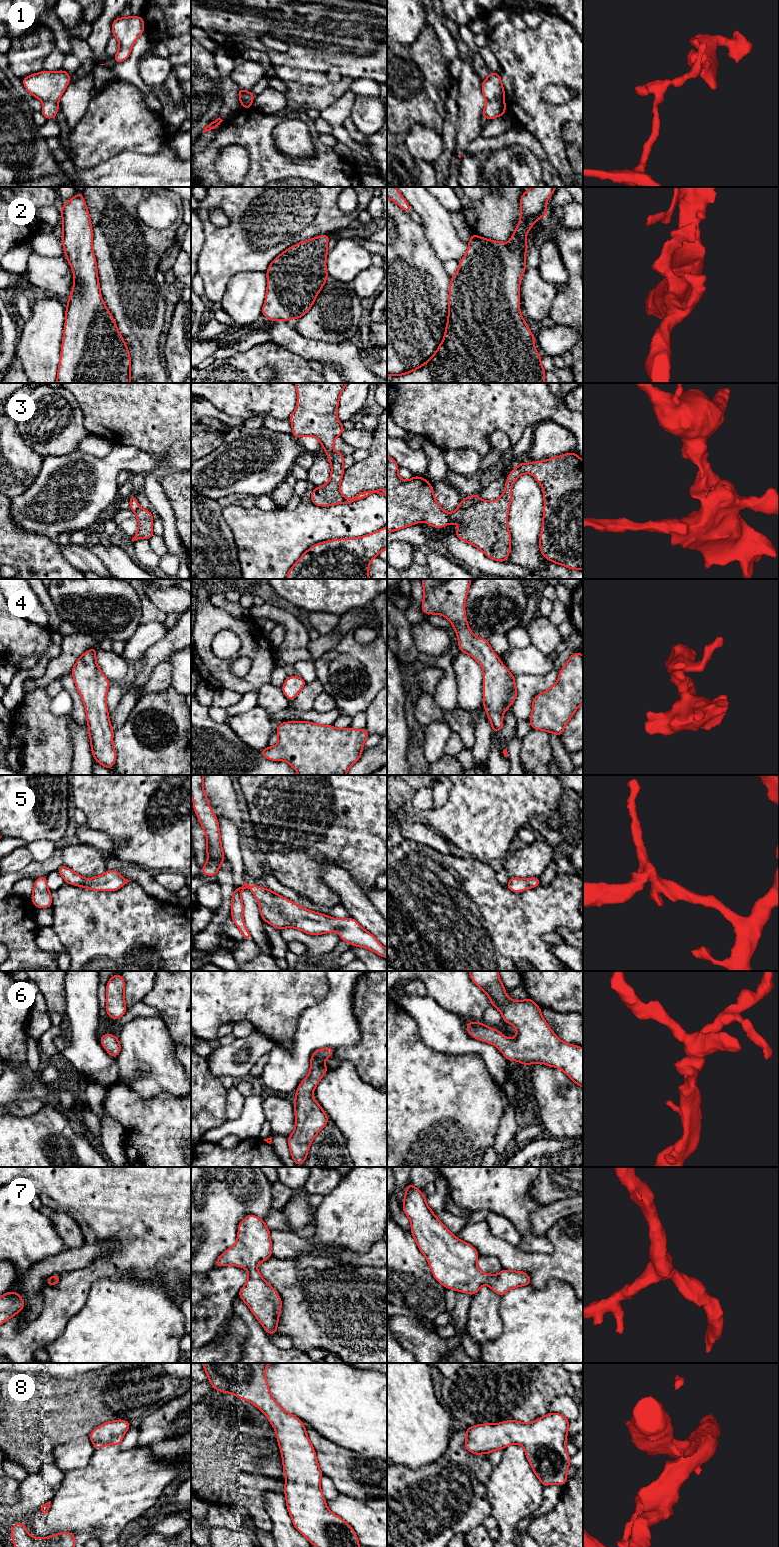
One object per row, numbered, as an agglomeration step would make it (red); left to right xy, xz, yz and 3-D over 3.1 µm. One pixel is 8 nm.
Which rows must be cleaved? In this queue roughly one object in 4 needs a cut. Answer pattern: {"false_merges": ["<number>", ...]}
{"false_merges": ["1", "3"]}

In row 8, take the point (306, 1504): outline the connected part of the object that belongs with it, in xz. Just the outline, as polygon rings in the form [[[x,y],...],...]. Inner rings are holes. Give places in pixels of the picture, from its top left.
[[[202,1363],[212,1388],[231,1393],[260,1409],[276,1431],[281,1451],[286,1483],[284,1493],[286,1506],[293,1526],[316,1547],[359,1547],[354,1529],[326,1506],[320,1488],[323,1473],[318,1465],[316,1452],[308,1438],[304,1422],[286,1412],[270,1393],[265,1369],[273,1363]]]

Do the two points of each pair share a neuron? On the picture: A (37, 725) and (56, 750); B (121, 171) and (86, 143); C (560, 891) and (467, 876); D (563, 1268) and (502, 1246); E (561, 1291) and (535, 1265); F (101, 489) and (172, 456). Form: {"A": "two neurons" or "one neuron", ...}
{"A": "one neuron", "B": "two neurons", "C": "one neuron", "D": "one neuron", "E": "two neurons", "F": "one neuron"}

